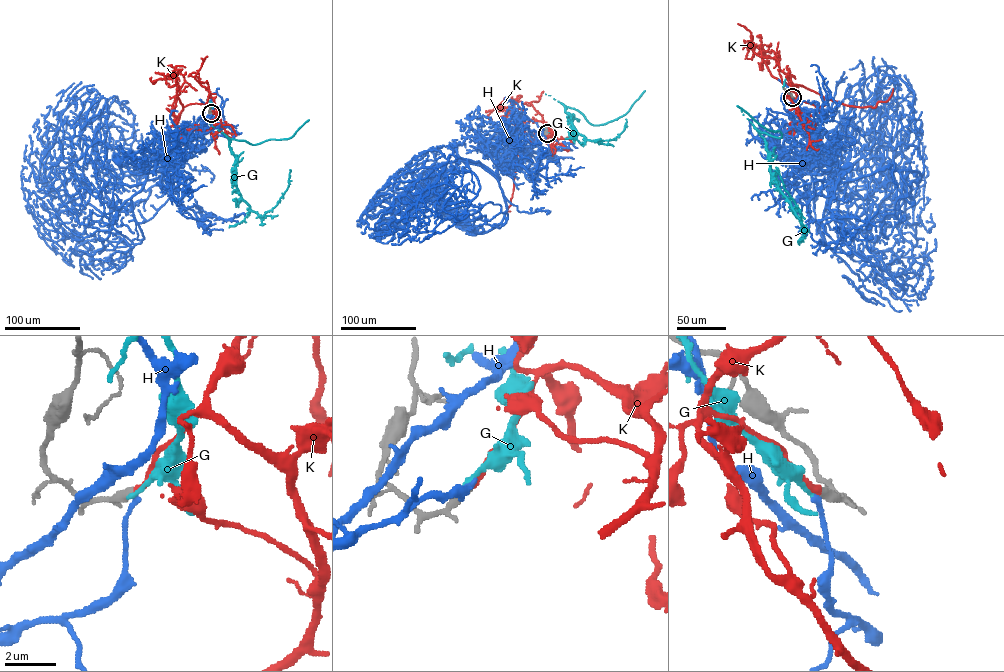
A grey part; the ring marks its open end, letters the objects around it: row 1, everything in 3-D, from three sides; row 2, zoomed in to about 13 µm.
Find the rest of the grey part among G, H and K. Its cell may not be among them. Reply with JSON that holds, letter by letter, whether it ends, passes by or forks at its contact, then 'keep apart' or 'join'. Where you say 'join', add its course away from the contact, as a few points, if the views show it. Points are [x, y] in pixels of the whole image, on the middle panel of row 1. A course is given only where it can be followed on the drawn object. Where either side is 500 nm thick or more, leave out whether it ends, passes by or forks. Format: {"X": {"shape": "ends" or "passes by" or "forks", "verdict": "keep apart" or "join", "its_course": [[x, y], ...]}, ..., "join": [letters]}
{"G": {"shape": "ends", "verdict": "keep apart"}, "H": {"shape": "ends", "verdict": "keep apart"}, "K": {"shape": "ends", "verdict": "join", "its_course": [[547, 133], [553, 131], [543, 140], [518, 142], [512, 154], [515, 157], [545, 123], [530, 102], [543, 91]]}, "join": ["K"]}

